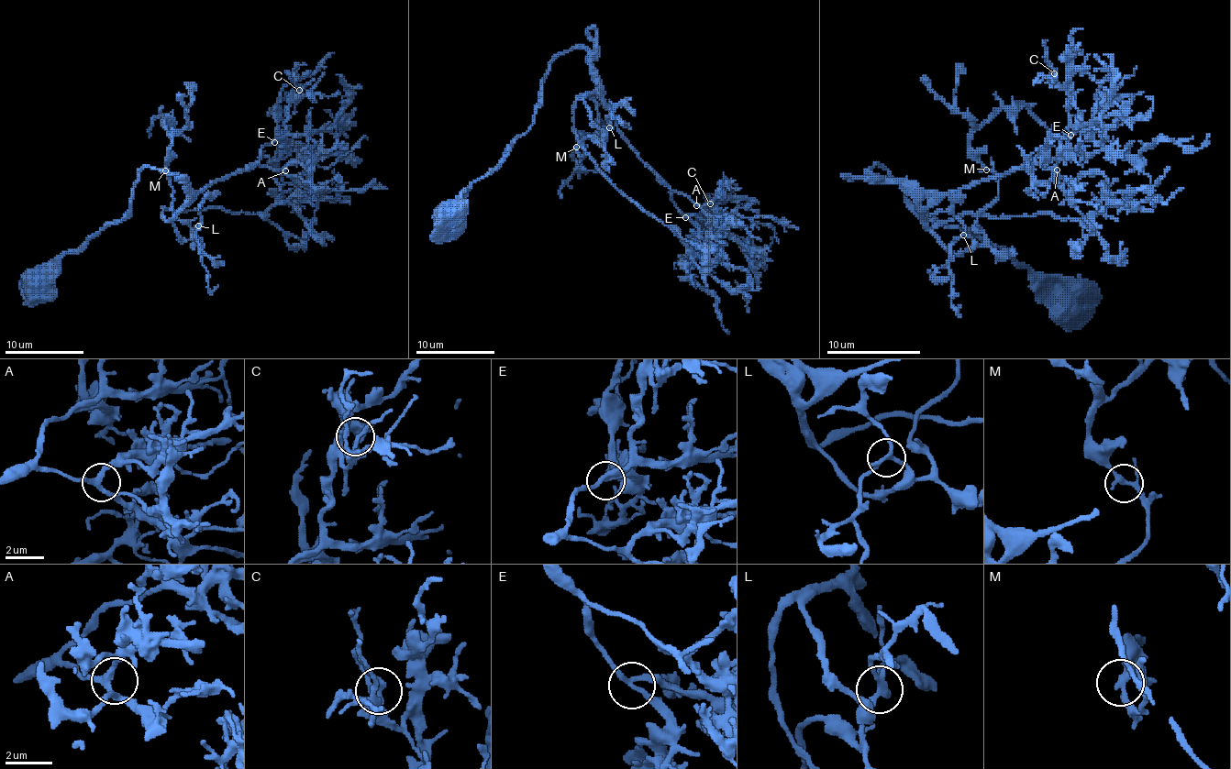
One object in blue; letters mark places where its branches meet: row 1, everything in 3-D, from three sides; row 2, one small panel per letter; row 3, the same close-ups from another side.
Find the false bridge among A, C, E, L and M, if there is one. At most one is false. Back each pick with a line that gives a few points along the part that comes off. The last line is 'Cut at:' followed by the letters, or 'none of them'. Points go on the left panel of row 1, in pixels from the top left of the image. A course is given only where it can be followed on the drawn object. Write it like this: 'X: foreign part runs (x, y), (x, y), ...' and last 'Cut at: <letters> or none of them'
Cut at: none of them

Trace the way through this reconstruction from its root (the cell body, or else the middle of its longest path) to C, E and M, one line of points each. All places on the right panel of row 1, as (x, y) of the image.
C: (1070, 307), (870, 171), (954, 192), (1024, 170), (1066, 134), (1054, 73)
E: (1070, 307), (1070, 296), (1005, 249), (930, 221), (885, 167), (870, 171), (954, 192), (1024, 170), (1070, 134)
M: (1070, 307), (1005, 249), (930, 221), (885, 167), (870, 171), (937, 228), (998, 195), (986, 170)

